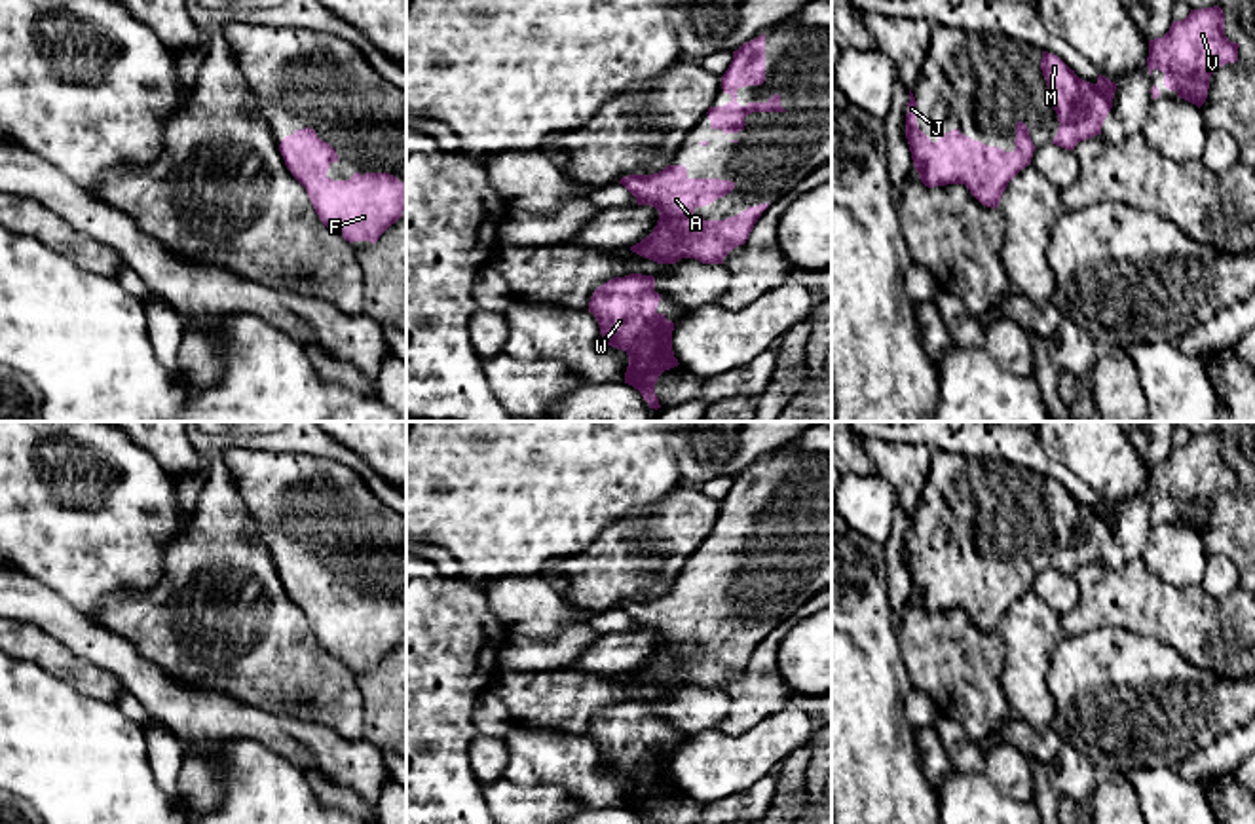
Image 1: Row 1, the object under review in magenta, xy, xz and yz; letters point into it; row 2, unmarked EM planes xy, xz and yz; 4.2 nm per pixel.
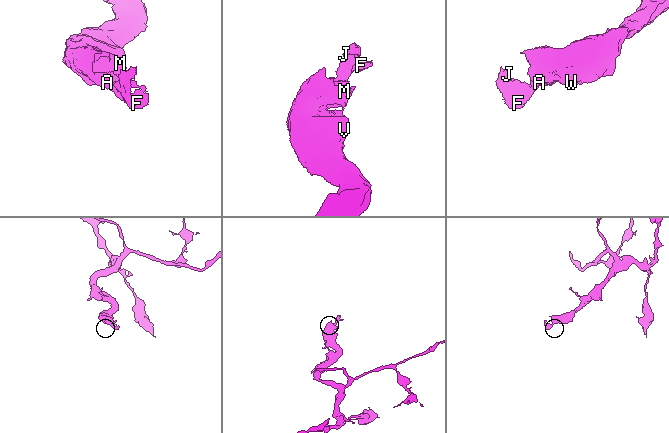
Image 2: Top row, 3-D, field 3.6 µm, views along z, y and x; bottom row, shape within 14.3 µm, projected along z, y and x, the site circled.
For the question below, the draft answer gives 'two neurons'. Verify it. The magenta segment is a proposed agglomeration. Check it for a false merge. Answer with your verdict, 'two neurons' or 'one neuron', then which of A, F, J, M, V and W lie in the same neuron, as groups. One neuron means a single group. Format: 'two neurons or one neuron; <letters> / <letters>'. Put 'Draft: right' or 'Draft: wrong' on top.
Draft: wrong
one neuron; A F J M V W

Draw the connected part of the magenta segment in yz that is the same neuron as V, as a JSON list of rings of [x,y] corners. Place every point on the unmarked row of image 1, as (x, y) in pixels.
[[[1219,431],[1190,435],[1183,446],[1173,446],[1162,463],[1149,465],[1147,494],[1164,499],[1164,511],[1175,516],[1177,522],[1196,530],[1198,534],[1208,524],[1211,499],[1228,488],[1238,486],[1240,469],[1225,461],[1225,439]]]

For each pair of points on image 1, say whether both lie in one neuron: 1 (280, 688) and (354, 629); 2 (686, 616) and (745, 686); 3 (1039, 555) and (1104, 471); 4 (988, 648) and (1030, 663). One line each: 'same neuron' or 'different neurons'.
1: different neurons
2: different neurons
3: different neurons
4: different neurons

